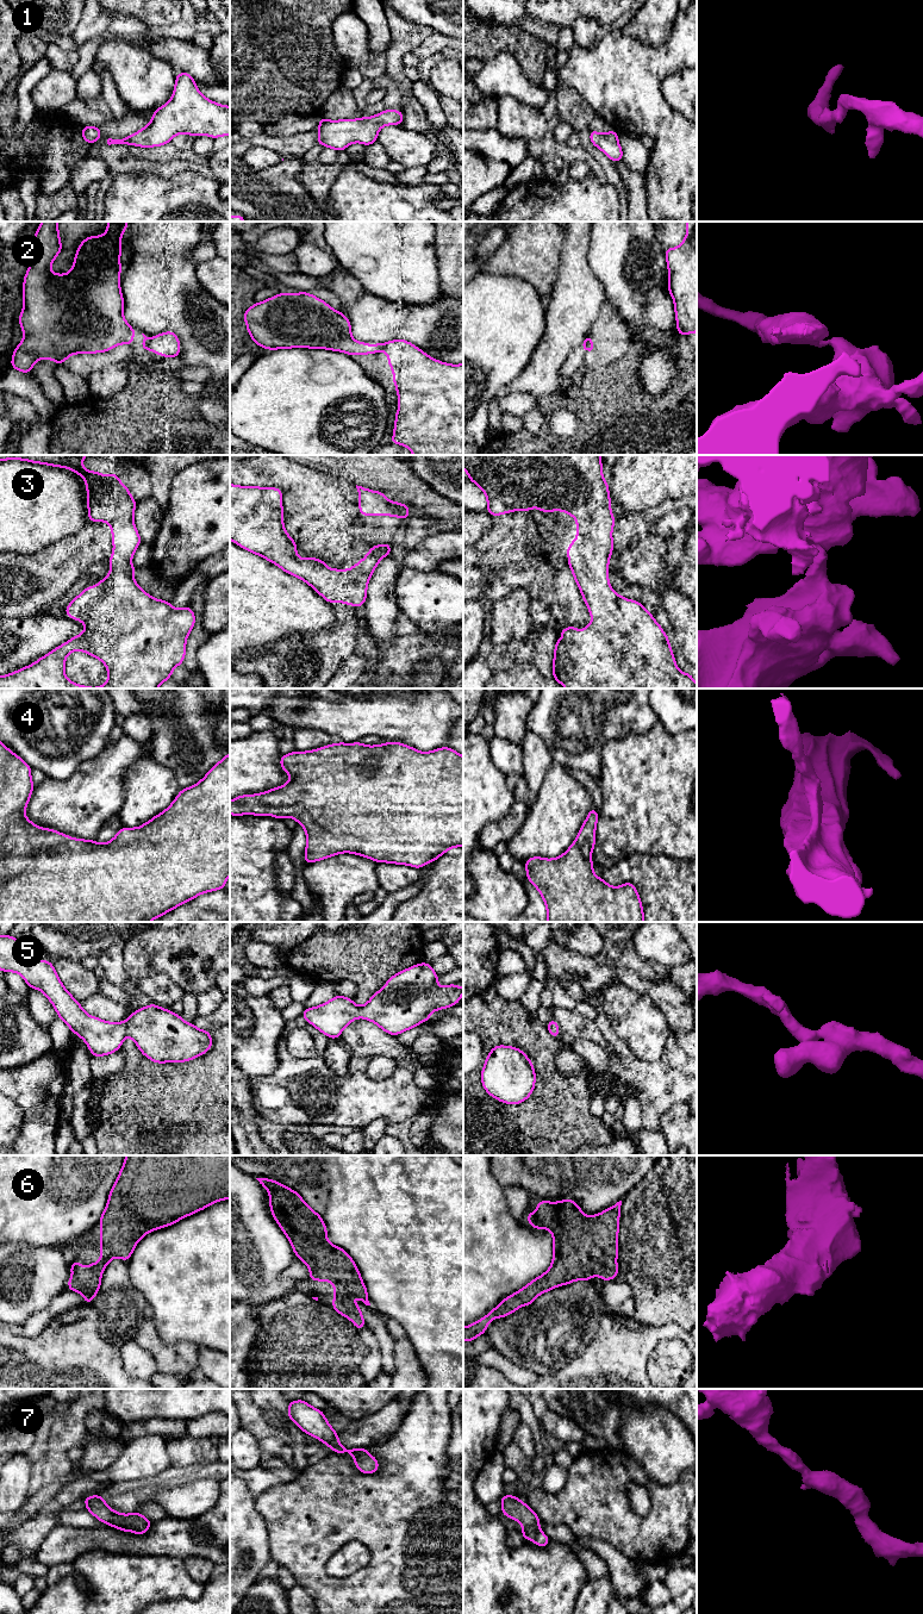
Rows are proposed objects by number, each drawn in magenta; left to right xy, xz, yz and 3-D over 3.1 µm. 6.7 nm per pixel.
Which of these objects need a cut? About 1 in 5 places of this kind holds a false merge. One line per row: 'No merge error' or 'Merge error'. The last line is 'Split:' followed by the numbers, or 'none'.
1: No merge error
2: Merge error
3: No merge error
4: No merge error
5: No merge error
6: No merge error
7: No merge error
Split: 2

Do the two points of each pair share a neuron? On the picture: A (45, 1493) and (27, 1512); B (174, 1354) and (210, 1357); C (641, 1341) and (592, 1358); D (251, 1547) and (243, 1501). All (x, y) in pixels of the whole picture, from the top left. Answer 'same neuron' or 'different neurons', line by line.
A: same neuron
B: different neurons
C: same neuron
D: same neuron

